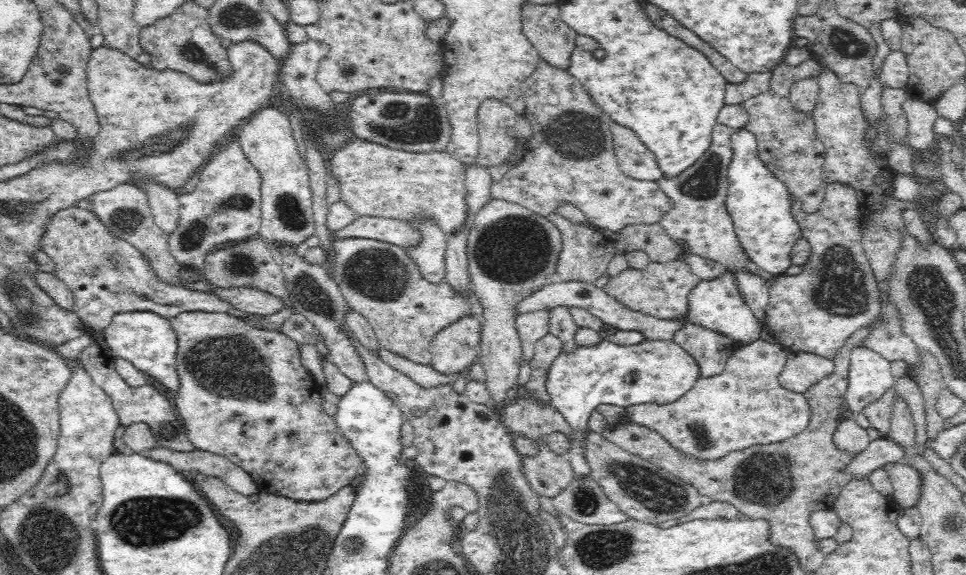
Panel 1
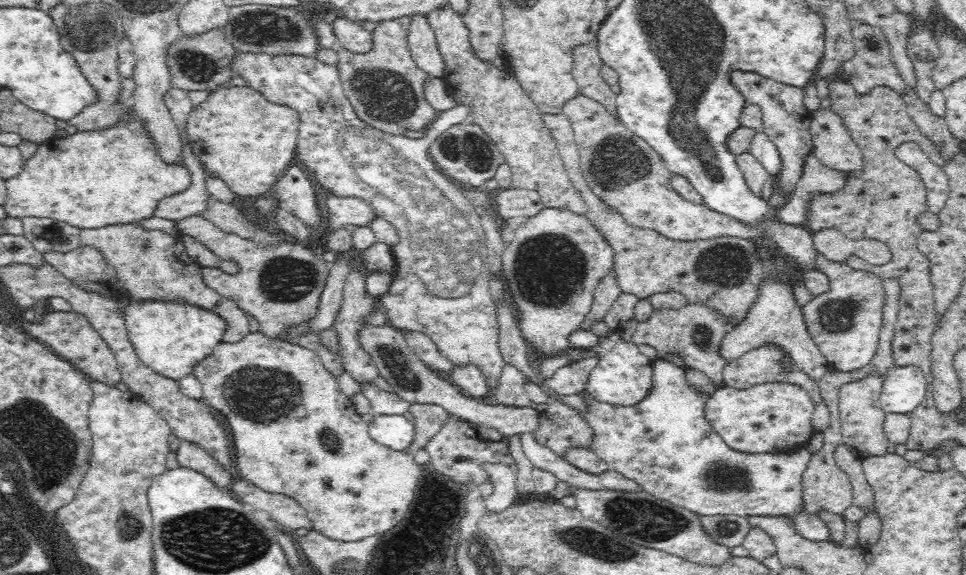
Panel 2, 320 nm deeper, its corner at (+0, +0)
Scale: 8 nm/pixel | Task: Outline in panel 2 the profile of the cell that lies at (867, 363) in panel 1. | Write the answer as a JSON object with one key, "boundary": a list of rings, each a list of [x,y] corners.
{"boundary":[[[915,366],[890,367],[881,378],[878,406],[885,412],[910,412],[924,400],[928,382]]]}

